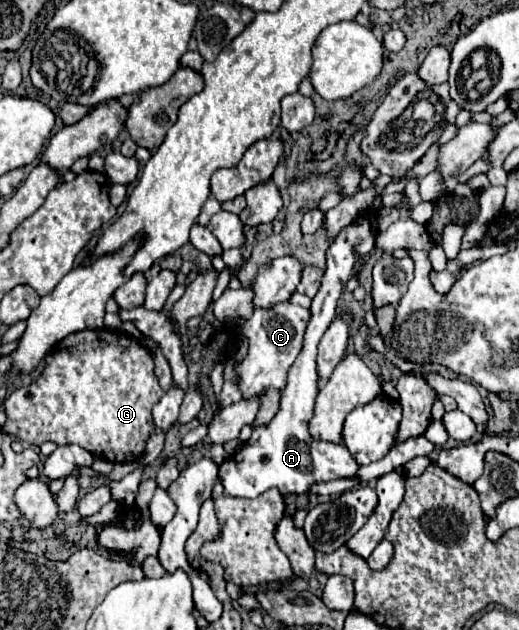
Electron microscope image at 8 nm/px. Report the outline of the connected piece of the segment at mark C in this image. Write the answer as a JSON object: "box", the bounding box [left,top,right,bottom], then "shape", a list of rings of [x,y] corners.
{"box":[239,302,309,426],"shape":[[[279,302],[273,308],[257,308],[255,314],[243,324],[243,336],[249,340],[249,352],[239,364],[239,388],[243,398],[253,398],[261,390],[267,394],[261,400],[261,410],[255,418],[255,426],[267,424],[279,410],[279,390],[285,386],[287,372],[301,350],[301,338],[309,322],[309,310],[291,302]]]}

